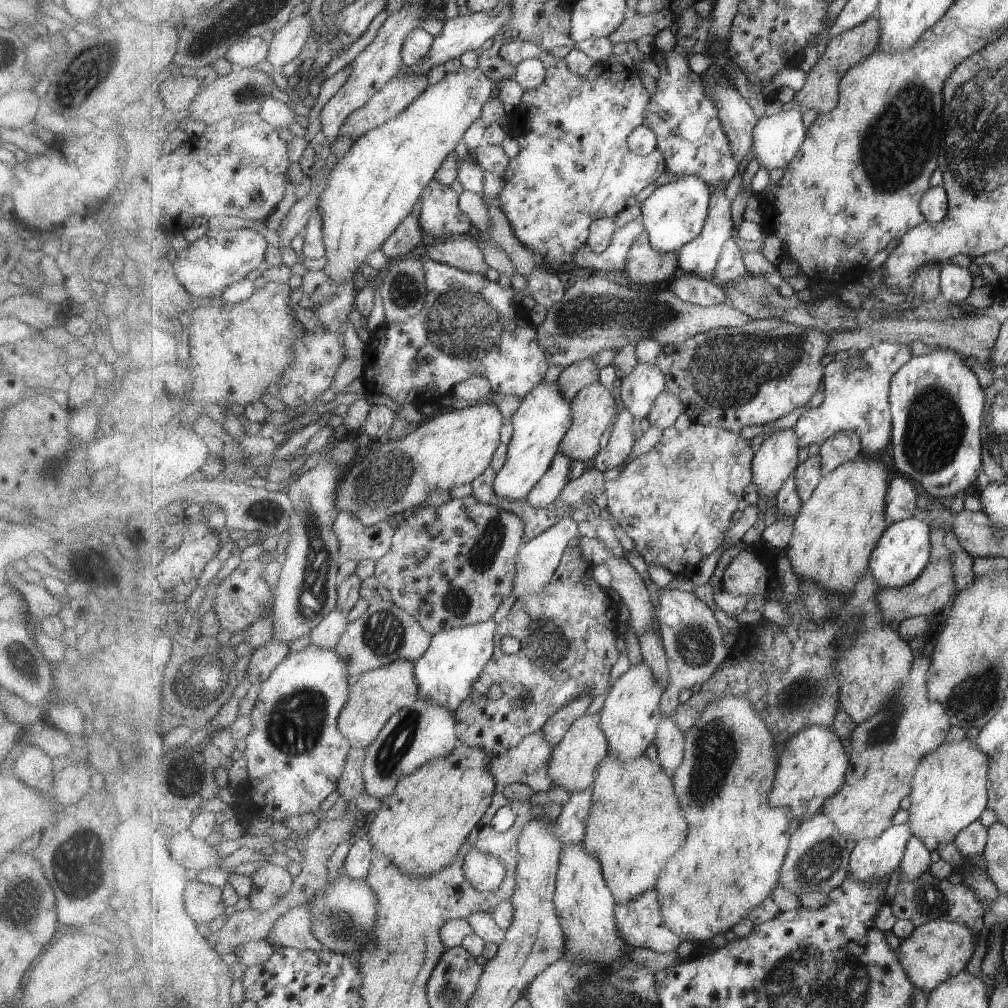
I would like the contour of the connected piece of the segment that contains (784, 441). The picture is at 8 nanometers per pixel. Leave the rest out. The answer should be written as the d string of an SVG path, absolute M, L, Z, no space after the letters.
M781 429L769 438L764 438L752 462L753 484L758 493L767 500L788 482L799 466L800 444L797 433L792 429Z

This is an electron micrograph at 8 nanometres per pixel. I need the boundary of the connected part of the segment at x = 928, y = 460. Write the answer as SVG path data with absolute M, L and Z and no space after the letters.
M939 349L913 357L893 377L890 403L893 407L893 460L896 470L919 483L930 499L948 503L957 495L971 493L983 470L983 438L986 389L981 388L975 372L952 349Z

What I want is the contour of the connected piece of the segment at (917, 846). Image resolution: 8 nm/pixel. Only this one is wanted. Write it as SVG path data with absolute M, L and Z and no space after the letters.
M912 836L906 847L906 852L901 862L899 874L903 881L915 881L931 870L933 860L921 838Z

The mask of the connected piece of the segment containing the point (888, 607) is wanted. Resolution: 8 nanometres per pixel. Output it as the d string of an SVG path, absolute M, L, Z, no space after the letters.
M952 560L929 563L922 572L921 577L911 585L901 589L881 589L878 602L881 613L884 615L884 622L890 625L891 622L903 623L905 620L920 616L933 616L942 610L943 606L957 596L958 590L953 578Z

